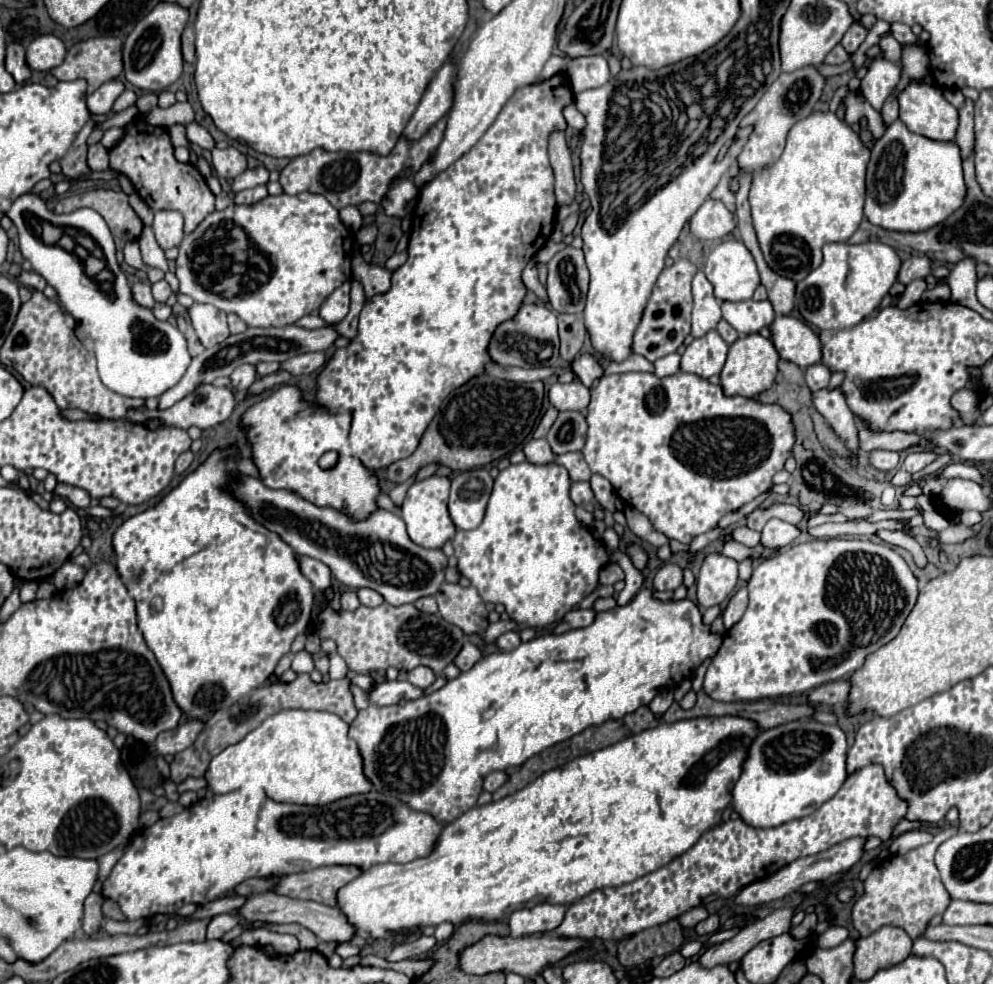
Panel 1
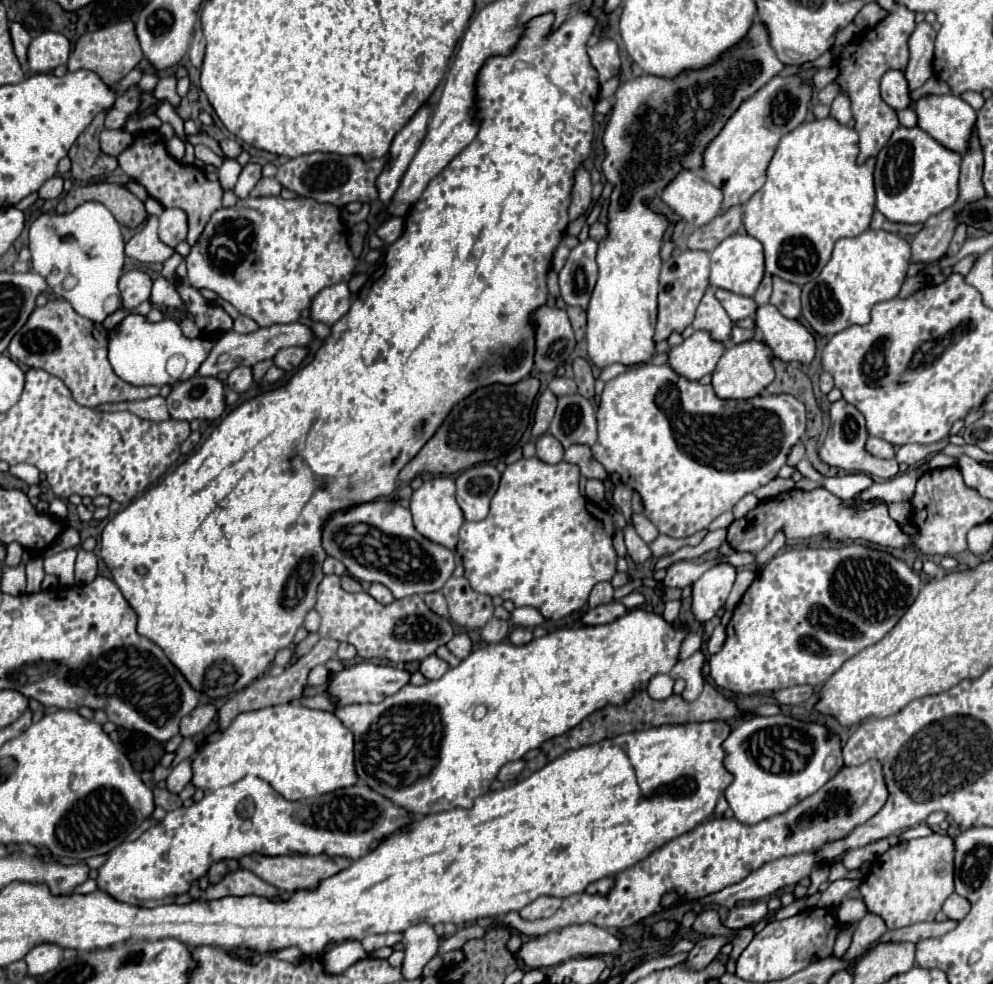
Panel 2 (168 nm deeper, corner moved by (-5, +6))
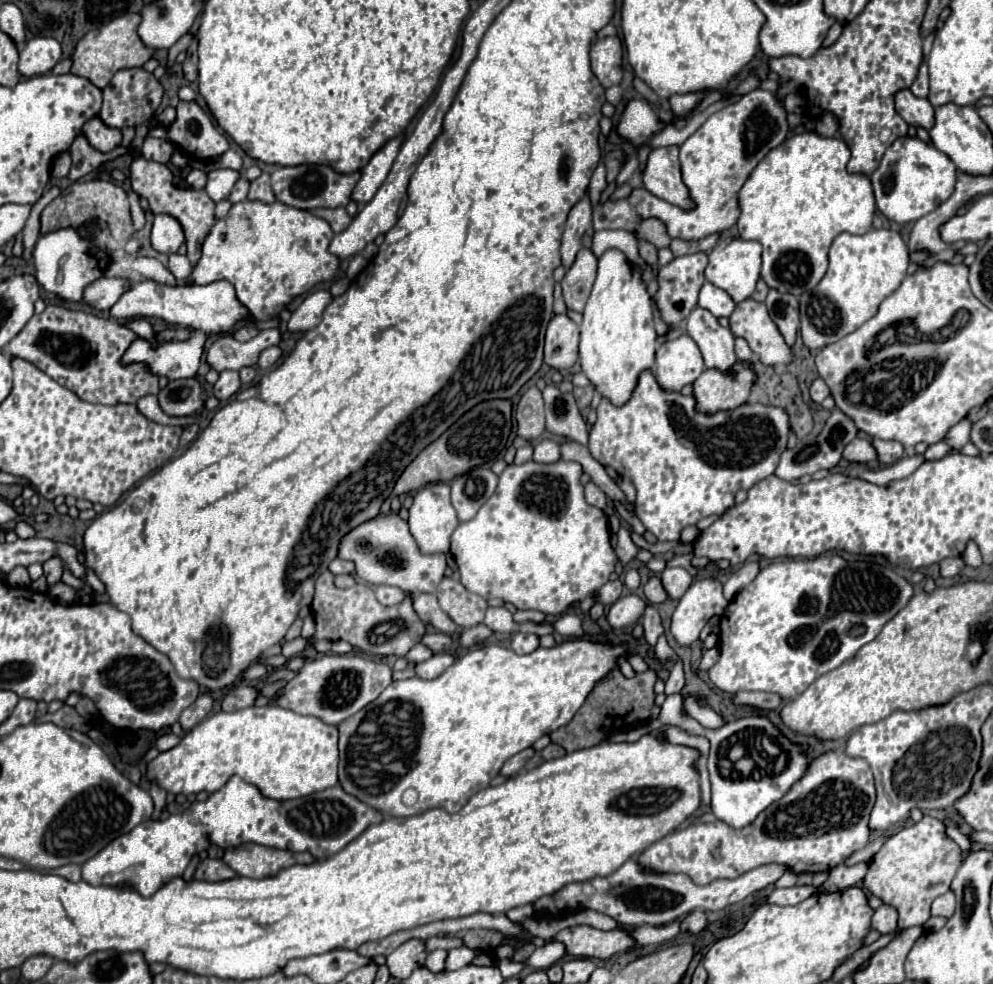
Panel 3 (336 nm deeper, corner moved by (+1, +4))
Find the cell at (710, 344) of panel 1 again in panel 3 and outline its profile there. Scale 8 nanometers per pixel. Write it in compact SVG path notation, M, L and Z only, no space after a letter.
M687 335L667 339L657 349L655 377L663 389L681 391L687 383L693 383L705 371L701 351L697 343Z

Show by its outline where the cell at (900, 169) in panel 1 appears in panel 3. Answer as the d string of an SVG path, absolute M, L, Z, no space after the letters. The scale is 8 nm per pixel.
M901 137L885 151L879 167L871 173L877 209L899 225L913 223L947 201L955 189L957 167L953 161L919 137Z

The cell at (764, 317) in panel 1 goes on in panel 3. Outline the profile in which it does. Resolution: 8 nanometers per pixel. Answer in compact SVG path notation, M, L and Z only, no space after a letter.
M705 283L699 293L699 307L711 311L715 317L731 317L733 309L737 305L723 289L719 289L711 283Z

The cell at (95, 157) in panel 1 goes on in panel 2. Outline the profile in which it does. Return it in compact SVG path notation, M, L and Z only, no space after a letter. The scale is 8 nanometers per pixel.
M122 129L101 131L101 149L107 155L119 155L121 151L127 148L133 142L133 136Z

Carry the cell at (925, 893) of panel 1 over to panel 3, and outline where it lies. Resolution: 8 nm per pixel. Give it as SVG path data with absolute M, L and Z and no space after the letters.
M925 815L919 823L895 833L869 863L869 871L861 883L865 891L879 897L885 905L893 905L899 913L899 929L919 927L931 917L935 897L949 891L951 879L963 861L959 845L945 835L945 825Z

